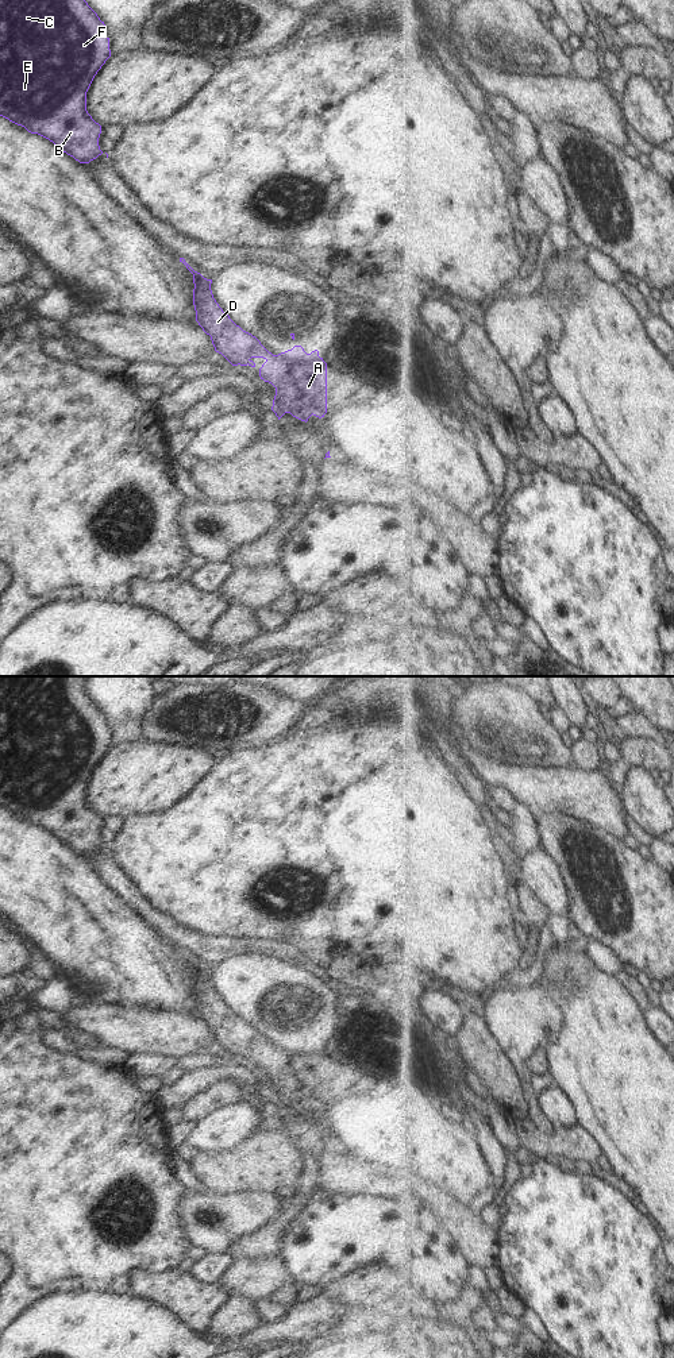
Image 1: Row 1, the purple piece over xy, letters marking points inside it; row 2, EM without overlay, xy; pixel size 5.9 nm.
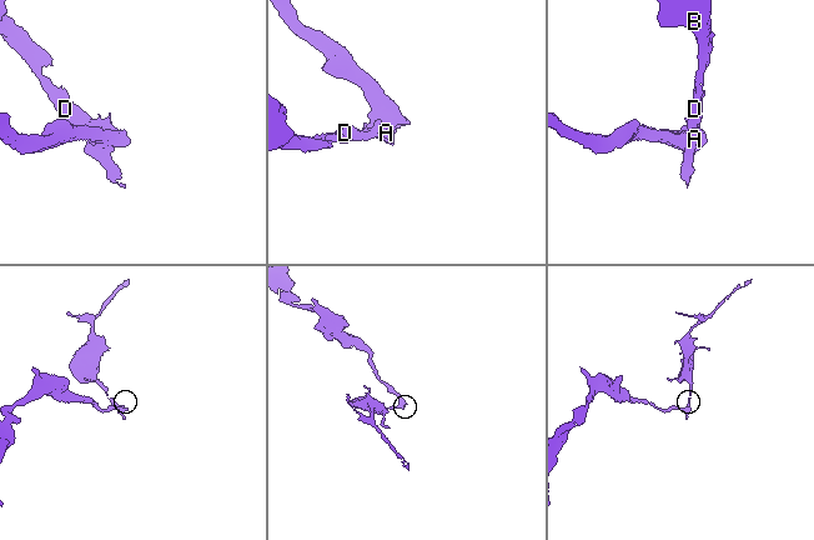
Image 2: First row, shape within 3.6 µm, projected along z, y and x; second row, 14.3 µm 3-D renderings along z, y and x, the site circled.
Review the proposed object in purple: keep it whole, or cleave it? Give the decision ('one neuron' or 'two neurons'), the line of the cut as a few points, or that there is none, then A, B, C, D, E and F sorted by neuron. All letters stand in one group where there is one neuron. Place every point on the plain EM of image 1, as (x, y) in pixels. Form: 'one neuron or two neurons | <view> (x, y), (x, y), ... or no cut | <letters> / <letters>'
two neurons | xy (277, 1046), (287, 1057), (297, 1095), (311, 1106) | A / B C D E F

